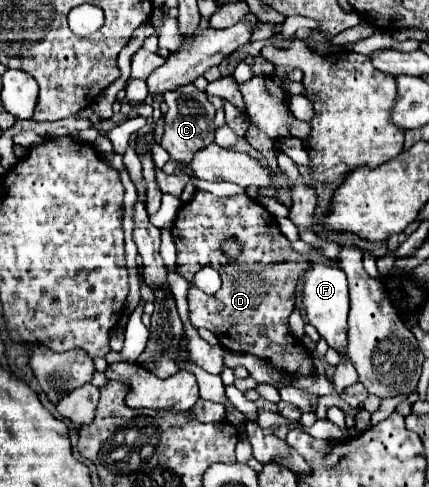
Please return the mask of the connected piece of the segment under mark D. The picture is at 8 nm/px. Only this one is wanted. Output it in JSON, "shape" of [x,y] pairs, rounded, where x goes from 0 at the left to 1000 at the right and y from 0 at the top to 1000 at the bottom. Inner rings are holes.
{"shape":[[[459,388],[450,409],[417,429],[417,441],[408,450],[399,483],[403,483],[408,507],[413,507],[413,561],[422,569],[431,569],[441,581],[450,581],[450,569],[469,548],[501,548],[510,556],[510,565],[520,569],[520,589],[501,606],[483,606],[469,593],[459,593],[455,585],[441,589],[436,618],[441,618],[445,667],[455,676],[478,671],[478,676],[497,680],[506,688],[515,713],[524,713],[529,721],[594,729],[594,733],[622,741],[641,762],[655,762],[655,766],[678,770],[678,774],[725,774],[730,770],[725,721],[716,721],[706,713],[706,704],[697,704],[697,696],[688,696],[683,688],[678,688],[678,704],[669,700],[674,647],[678,647],[683,626],[688,626],[688,589],[692,589],[697,565],[711,548],[678,548],[678,552],[674,548],[646,548],[646,544],[697,544],[697,540],[706,540],[702,528],[711,528],[711,524],[697,524],[692,515],[683,515],[674,491],[650,474],[646,450],[613,421],[604,421],[594,409],[576,405],[571,396],[548,400],[548,405],[501,405],[487,392]],[[524,491],[552,491],[557,495],[557,503],[562,503],[557,528],[543,532],[515,515],[515,495],[524,495]],[[622,569],[641,569],[641,581],[622,581]],[[604,671],[618,671],[618,684],[608,684]]]}

